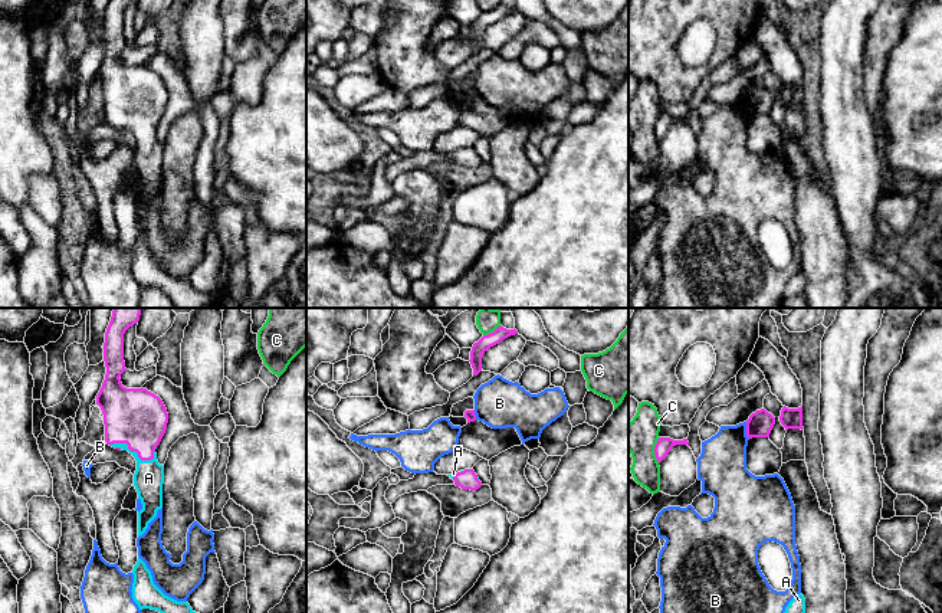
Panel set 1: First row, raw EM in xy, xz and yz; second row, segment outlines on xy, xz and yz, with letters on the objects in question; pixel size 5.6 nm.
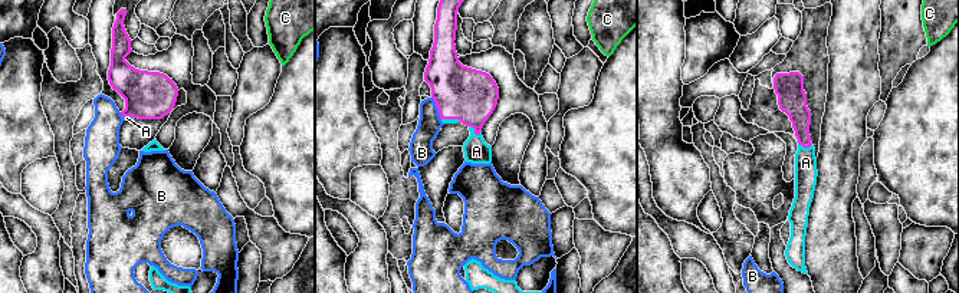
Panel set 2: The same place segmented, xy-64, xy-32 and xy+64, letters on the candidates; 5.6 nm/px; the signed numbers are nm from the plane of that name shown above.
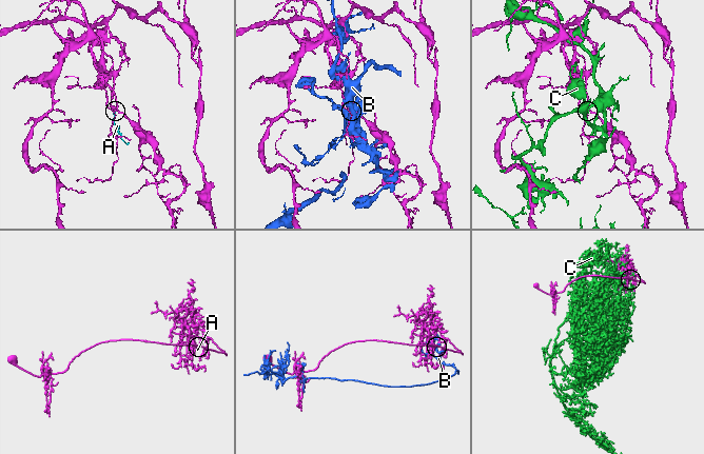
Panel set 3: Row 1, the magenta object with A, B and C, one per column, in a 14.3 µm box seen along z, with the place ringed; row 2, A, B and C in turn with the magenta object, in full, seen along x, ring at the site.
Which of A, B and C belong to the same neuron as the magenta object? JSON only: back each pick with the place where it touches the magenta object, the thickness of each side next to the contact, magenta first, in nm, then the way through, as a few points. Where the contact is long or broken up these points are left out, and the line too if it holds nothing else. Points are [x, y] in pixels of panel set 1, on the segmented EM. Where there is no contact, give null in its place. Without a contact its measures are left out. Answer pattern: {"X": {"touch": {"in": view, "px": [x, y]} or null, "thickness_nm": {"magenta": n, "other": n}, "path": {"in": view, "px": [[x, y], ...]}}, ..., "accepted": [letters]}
{"A": {"touch": {"in": "xy", "px": [133, 451]}, "thickness_nm": {"magenta": 320, "other": 170}, "path": {"in": "xy", "px": [[135, 416], [135, 443], [133, 451], [147, 465], [148, 478]]}}, "accepted": ["A"]}

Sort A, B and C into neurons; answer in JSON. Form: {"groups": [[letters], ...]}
{"groups": [["A"], ["B"], ["C"]]}

